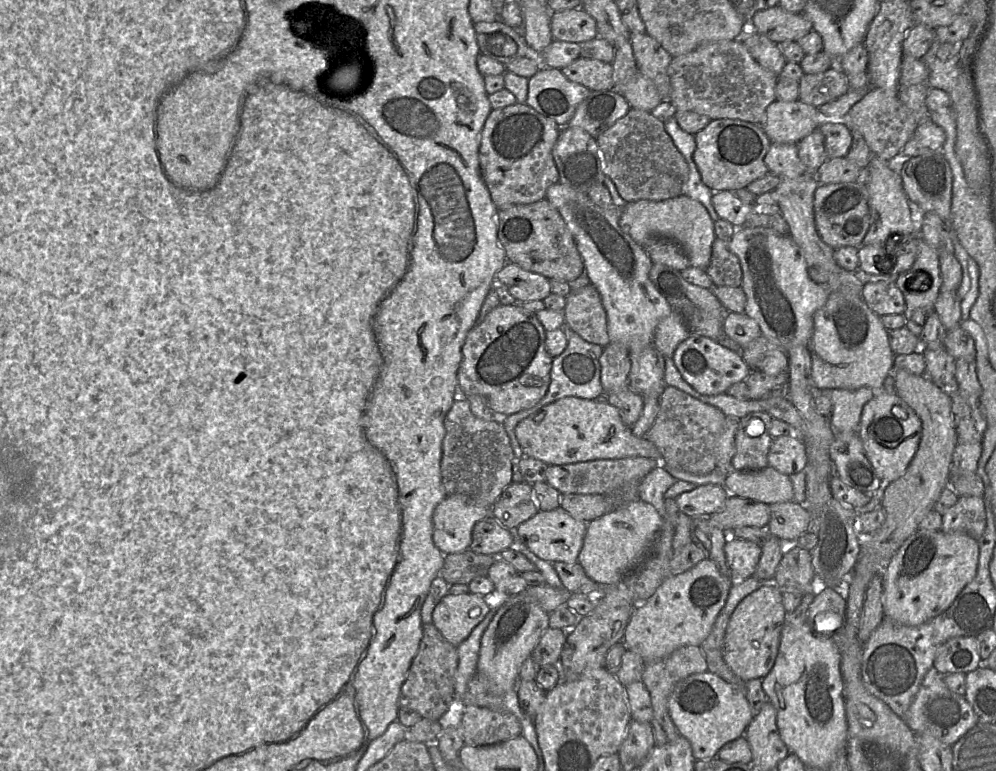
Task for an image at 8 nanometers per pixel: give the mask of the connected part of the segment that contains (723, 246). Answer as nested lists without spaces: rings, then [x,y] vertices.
[[[716,238],[711,261],[705,269],[714,286],[741,287],[742,268],[738,257],[728,248],[729,241]]]

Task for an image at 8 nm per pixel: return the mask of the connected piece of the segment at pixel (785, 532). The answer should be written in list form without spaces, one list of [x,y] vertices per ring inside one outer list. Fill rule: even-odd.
[[[794,501],[771,504],[767,525],[772,536],[785,543],[794,543],[803,533],[809,532],[810,513]]]

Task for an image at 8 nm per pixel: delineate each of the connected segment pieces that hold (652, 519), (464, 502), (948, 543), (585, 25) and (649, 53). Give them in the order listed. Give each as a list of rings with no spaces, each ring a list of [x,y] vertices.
[[[642,500],[623,504],[587,523],[578,563],[599,587],[614,585],[652,553],[653,542],[662,524],[662,517],[651,504]]]
[[[446,495],[433,512],[433,542],[444,554],[469,549],[475,524],[491,514],[491,507],[478,505],[461,495]]]
[[[918,529],[899,548],[880,574],[883,579],[884,616],[906,626],[919,626],[946,611],[977,572],[979,541],[964,533]]]
[[[581,7],[551,14],[553,40],[581,43],[599,36],[596,21]]]
[[[630,33],[638,71],[653,81],[661,101],[670,102],[671,83],[668,68],[673,57],[648,33]]]

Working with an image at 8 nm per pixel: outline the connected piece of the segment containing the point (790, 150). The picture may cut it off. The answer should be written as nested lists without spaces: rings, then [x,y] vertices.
[[[771,142],[765,156],[769,172],[787,178],[798,178],[806,174],[806,168],[799,159],[797,147],[797,144]]]

